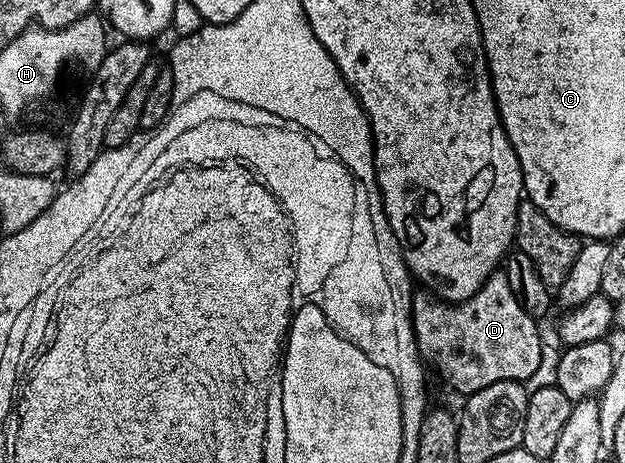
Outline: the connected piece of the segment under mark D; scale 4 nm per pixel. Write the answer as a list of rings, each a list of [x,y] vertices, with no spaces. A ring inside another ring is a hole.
[[[507,270],[491,271],[484,284],[463,303],[438,299],[424,289],[417,292],[412,299],[410,316],[416,352],[460,397],[472,395],[498,381],[524,383],[539,369],[544,347],[540,344],[537,320],[518,305],[518,297],[510,290]]]

